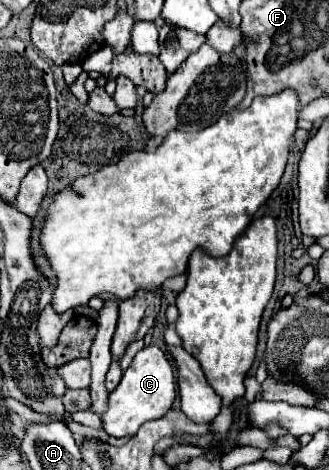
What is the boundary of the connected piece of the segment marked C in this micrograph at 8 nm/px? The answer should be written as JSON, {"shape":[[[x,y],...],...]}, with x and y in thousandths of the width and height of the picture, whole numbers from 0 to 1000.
{"shape":[[[477,734],[435,738],[392,785],[374,794],[374,806],[350,832],[331,836],[331,857],[325,874],[307,887],[313,896],[313,917],[331,930],[380,930],[380,926],[410,926],[416,913],[459,891],[489,891],[526,862],[538,840],[538,806],[526,777],[508,768],[495,743]]]}

